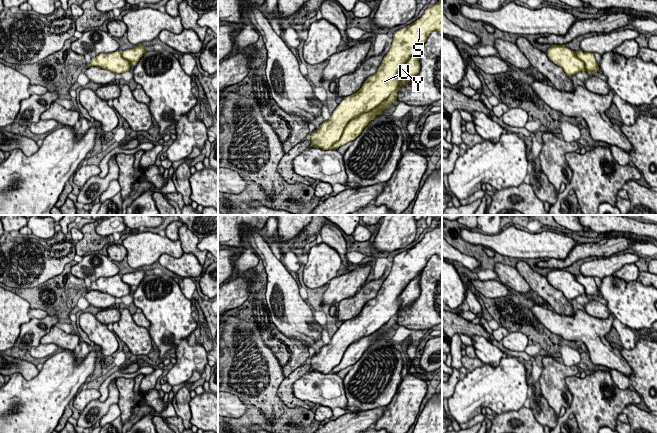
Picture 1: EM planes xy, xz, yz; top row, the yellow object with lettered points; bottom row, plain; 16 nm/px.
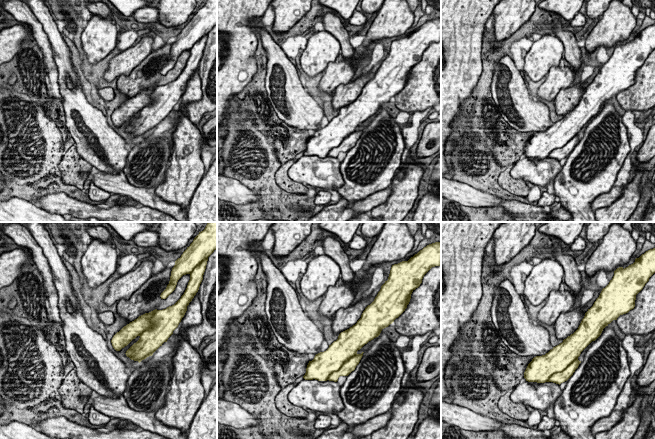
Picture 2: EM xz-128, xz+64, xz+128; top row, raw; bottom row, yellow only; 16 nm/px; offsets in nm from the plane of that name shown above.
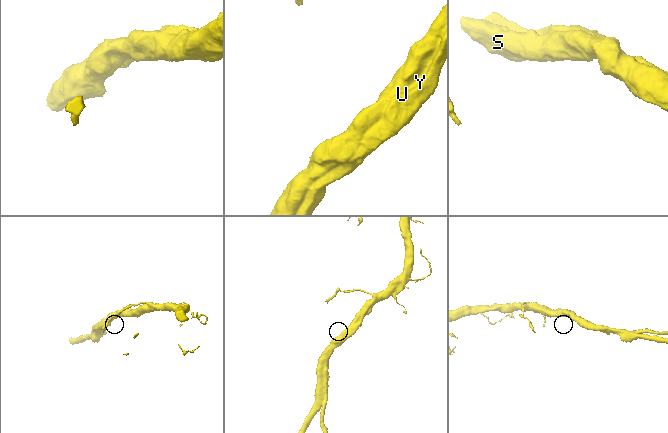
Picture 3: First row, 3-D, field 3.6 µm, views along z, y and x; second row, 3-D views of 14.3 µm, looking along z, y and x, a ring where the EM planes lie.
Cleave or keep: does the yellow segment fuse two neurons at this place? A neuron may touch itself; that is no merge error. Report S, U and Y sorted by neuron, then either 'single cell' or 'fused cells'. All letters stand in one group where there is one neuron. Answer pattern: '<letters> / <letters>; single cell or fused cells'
S U Y; single cell

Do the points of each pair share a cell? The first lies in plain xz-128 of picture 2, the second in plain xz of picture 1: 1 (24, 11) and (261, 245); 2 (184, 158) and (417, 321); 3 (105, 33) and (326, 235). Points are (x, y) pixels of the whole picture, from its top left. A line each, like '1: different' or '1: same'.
1: same
2: different
3: different

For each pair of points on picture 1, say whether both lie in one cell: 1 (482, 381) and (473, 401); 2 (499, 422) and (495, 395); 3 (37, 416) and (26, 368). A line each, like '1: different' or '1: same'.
1: same
2: different
3: different

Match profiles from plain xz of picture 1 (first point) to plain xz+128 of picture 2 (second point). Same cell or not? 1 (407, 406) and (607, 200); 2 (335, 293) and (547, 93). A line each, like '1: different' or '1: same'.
1: different
2: same

